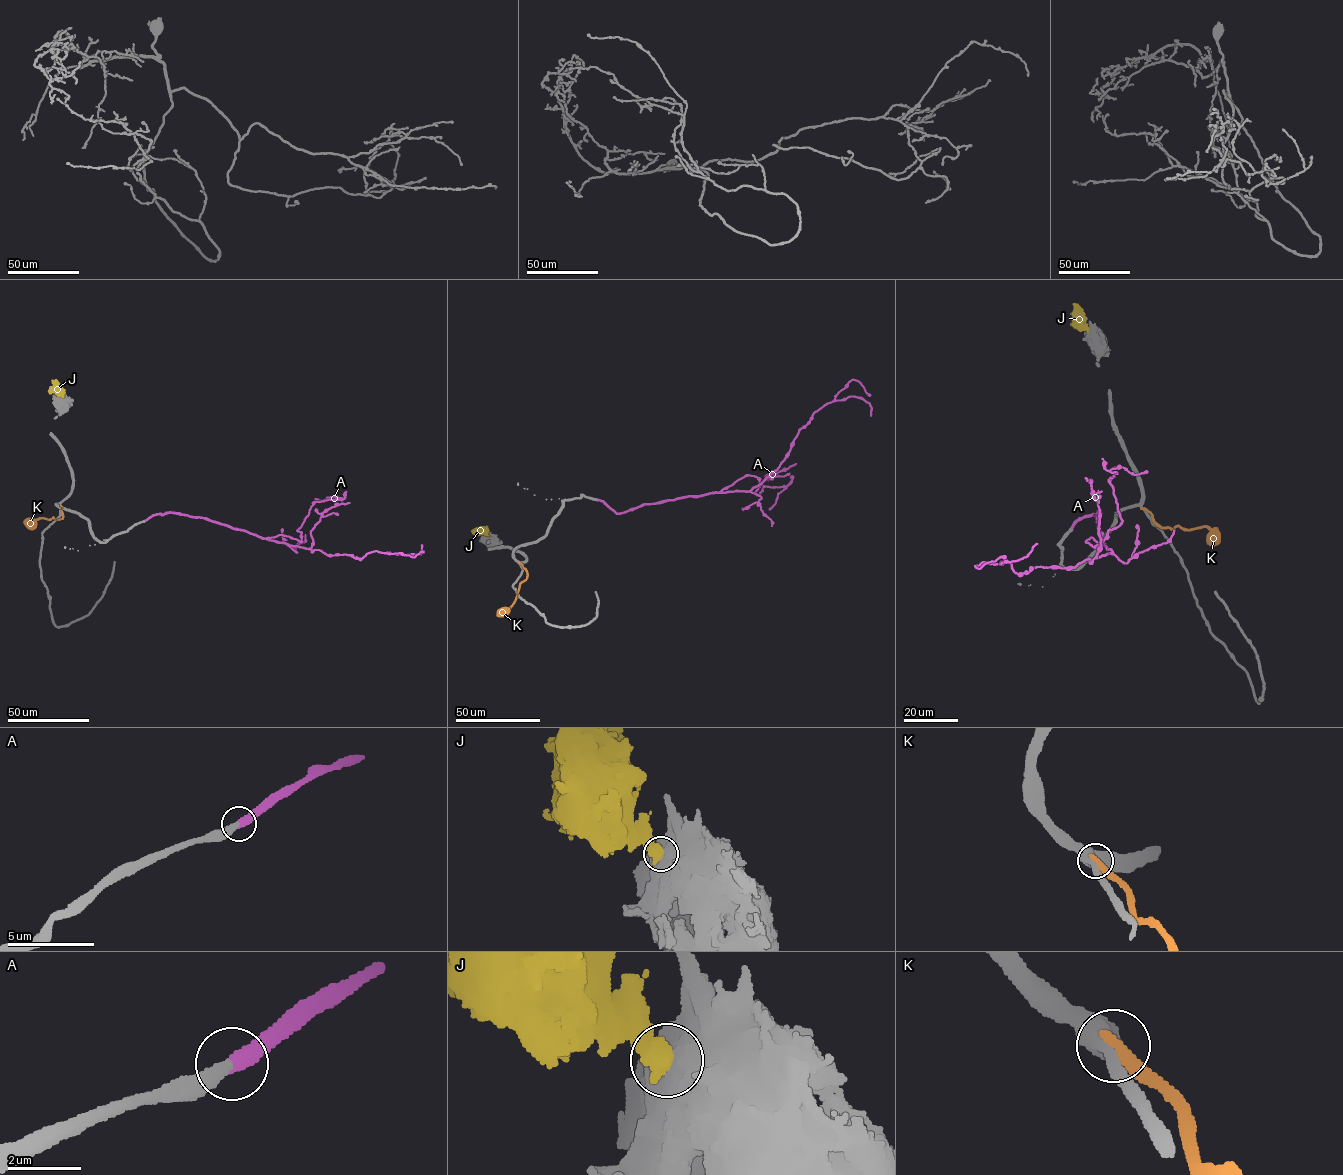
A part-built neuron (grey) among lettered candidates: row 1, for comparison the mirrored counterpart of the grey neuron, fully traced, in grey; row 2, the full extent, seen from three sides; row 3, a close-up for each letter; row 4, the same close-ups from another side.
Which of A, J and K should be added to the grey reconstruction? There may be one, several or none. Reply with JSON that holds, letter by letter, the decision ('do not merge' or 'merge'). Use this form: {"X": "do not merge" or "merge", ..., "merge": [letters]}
{"A": "merge", "J": "do not merge", "K": "do not merge", "merge": ["A"]}

